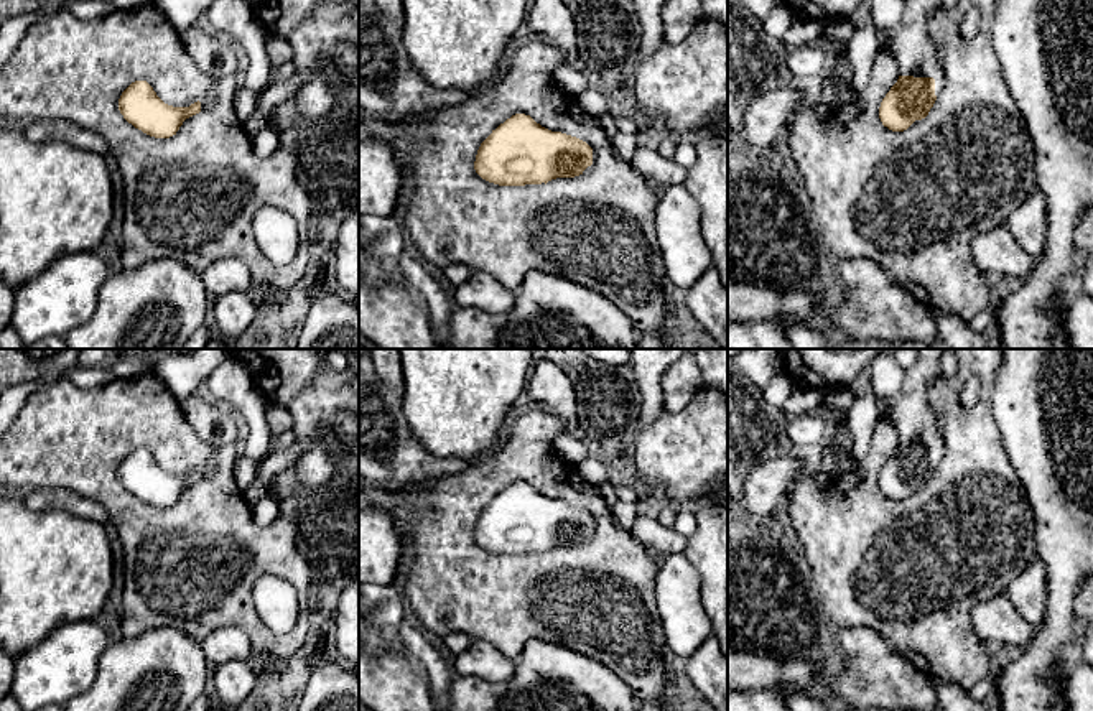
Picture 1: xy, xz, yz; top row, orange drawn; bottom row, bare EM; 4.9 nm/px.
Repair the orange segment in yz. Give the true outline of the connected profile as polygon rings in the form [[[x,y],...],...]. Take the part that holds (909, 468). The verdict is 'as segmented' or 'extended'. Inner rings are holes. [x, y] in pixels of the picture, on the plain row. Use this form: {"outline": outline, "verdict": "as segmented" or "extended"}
{"outline": [[[917,349],[917,362],[905,370],[899,392],[877,398],[877,421],[891,423],[900,441],[879,476],[882,494],[892,500],[904,500],[925,487],[945,456],[946,446],[930,405],[930,387],[942,375],[940,359],[945,351]]], "verdict": "extended"}

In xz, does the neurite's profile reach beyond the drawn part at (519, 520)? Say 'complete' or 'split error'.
complete

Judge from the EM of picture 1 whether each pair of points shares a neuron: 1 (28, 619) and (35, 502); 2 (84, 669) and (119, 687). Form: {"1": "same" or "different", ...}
{"1": "different", "2": "different"}

